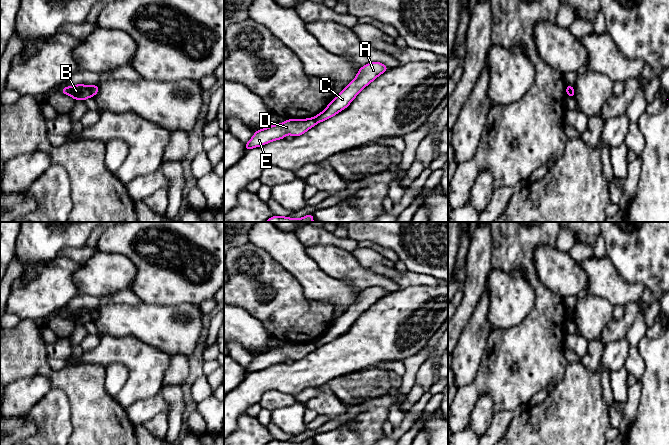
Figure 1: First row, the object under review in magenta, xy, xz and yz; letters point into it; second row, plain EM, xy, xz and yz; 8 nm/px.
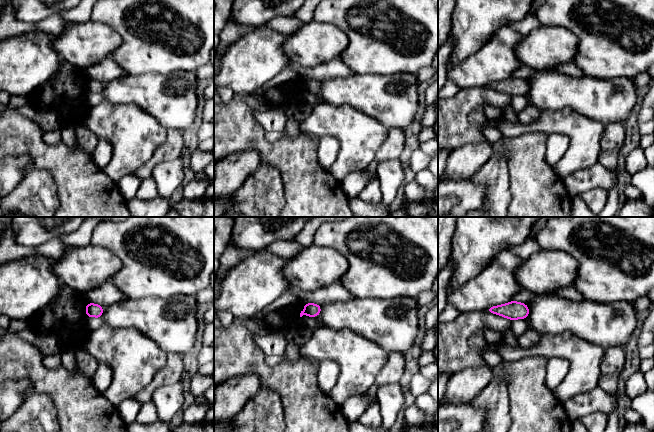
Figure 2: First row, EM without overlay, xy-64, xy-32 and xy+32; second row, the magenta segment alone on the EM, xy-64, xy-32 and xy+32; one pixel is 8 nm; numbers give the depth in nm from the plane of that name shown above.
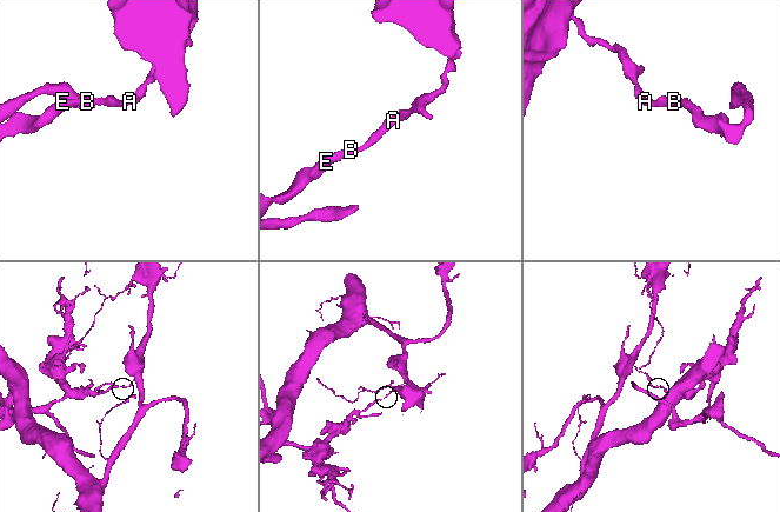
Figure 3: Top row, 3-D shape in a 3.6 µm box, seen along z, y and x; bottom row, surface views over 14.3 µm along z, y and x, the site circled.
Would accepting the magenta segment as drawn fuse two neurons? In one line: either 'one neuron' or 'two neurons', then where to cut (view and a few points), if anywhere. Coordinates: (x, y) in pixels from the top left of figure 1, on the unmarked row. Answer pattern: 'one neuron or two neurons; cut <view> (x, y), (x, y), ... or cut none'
two neurons; cut xy (89, 310), (92, 319)

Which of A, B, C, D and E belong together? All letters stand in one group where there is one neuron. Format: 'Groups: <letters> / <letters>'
Groups: A C / B D E

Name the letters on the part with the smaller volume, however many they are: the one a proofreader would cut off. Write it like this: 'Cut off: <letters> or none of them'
Cut off: B, D, E

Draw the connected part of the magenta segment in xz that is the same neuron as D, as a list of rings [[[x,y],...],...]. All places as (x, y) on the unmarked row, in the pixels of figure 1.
[[[313,341],[308,343],[288,343],[283,347],[258,354],[245,368],[246,376],[254,371],[264,370],[266,367],[284,363],[287,358],[294,361],[301,360],[315,349],[316,346]]]

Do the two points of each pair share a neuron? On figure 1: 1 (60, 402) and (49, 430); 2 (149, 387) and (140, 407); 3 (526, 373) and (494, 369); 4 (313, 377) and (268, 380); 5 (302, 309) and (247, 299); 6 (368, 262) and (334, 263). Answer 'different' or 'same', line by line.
1: same
2: different
3: same
4: same
5: same
6: different

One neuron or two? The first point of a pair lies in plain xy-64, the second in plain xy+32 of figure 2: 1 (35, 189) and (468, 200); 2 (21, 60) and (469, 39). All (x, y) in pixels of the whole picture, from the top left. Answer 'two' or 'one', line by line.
1: two
2: two

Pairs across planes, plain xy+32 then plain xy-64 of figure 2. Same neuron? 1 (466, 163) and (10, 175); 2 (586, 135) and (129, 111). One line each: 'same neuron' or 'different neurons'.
1: same neuron
2: same neuron

